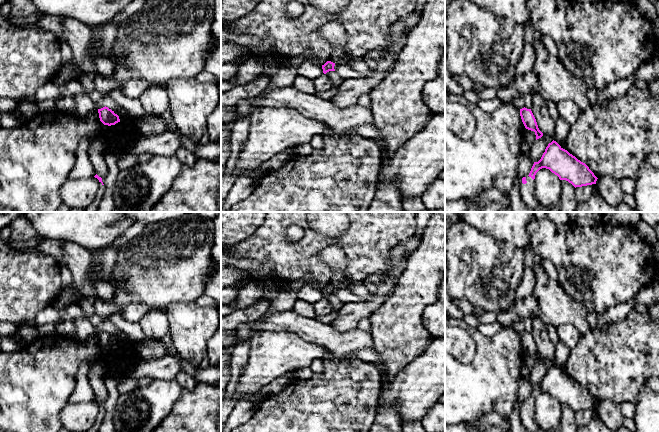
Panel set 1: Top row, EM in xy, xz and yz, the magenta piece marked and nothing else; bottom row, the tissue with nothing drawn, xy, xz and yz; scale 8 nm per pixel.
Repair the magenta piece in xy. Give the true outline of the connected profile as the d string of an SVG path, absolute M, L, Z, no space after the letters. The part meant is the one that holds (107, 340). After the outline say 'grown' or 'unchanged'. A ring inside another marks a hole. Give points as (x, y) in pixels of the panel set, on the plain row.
M106 330L101 333L98 333L98 337L99 337L100 345L104 349L111 350L120 346L119 340Z | unchanged

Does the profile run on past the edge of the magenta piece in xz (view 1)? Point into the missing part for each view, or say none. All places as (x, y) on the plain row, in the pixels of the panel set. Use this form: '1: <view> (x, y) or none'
1: none

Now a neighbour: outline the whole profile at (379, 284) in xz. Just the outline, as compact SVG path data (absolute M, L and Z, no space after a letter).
M413 234L410 238L395 246L386 261L386 269L368 276L363 284L374 296L362 302L344 303L331 327L337 332L347 332L357 328L363 318L370 318L384 302L384 297L394 289L397 278L394 270L399 266L407 253L413 252L419 245L420 238Z

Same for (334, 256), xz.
M333 245L321 251L319 258L328 264L332 270L332 279L330 285L342 289L347 288L350 284L349 279L345 275L347 270L347 256L341 247Z

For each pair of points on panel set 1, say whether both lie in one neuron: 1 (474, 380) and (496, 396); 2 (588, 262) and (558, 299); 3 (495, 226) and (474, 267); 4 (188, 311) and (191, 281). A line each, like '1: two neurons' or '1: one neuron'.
1: one neuron
2: two neurons
3: two neurons
4: two neurons

